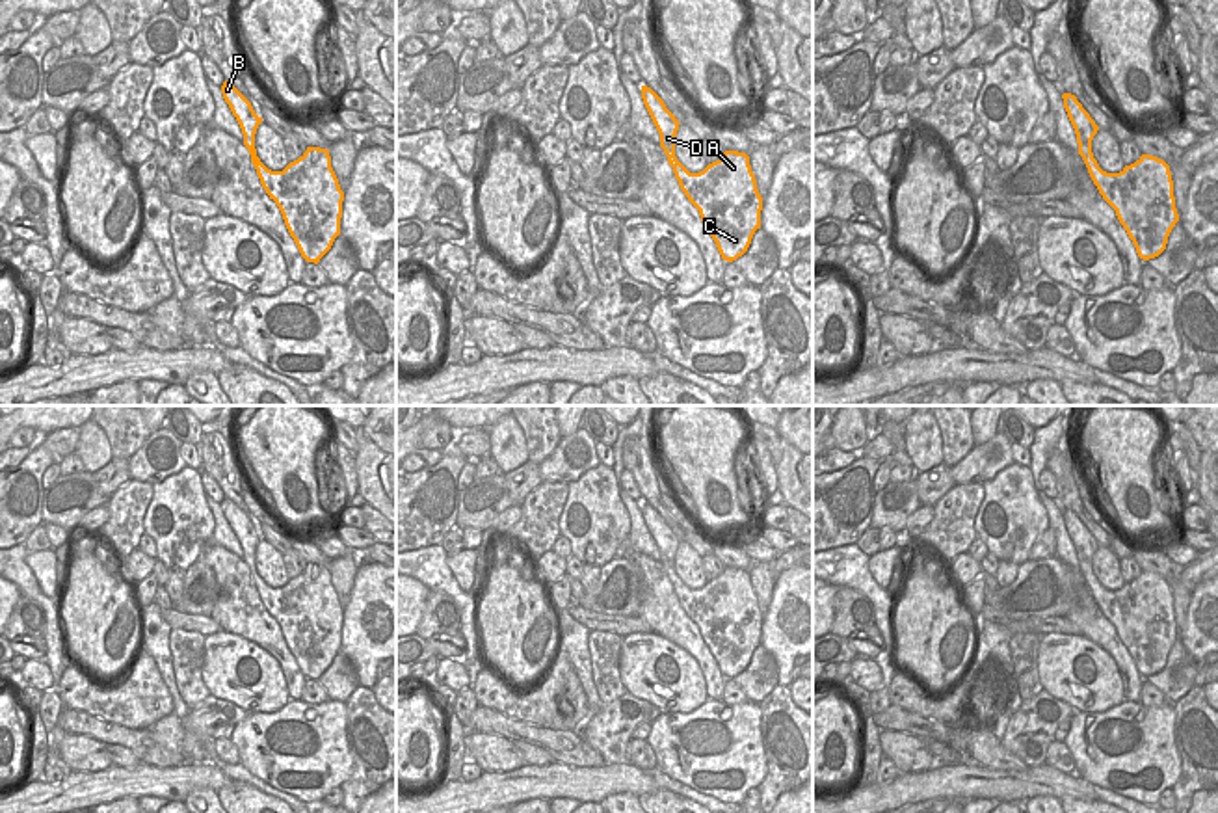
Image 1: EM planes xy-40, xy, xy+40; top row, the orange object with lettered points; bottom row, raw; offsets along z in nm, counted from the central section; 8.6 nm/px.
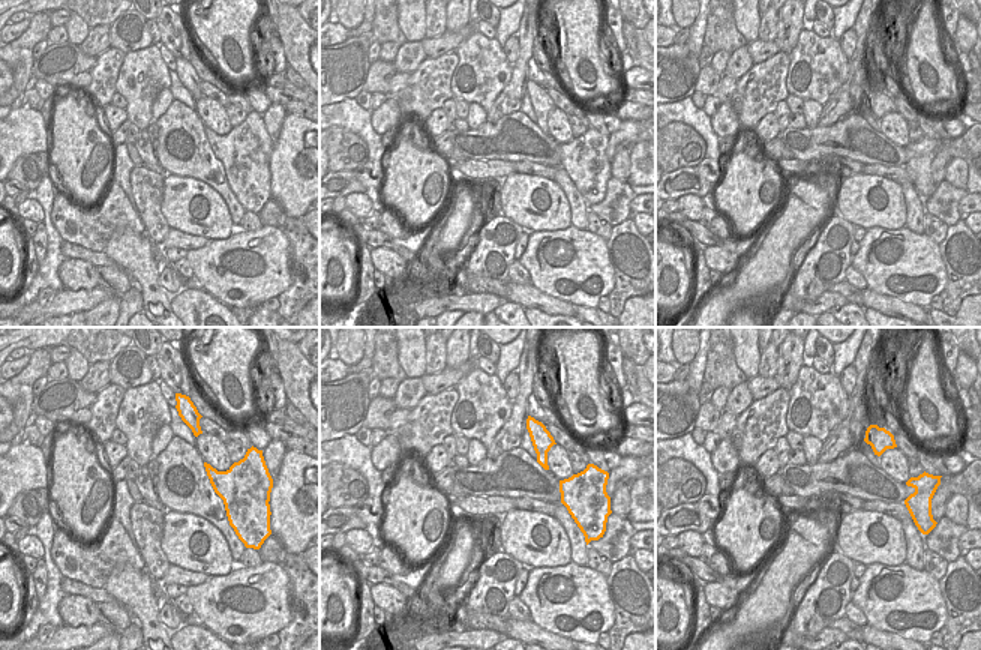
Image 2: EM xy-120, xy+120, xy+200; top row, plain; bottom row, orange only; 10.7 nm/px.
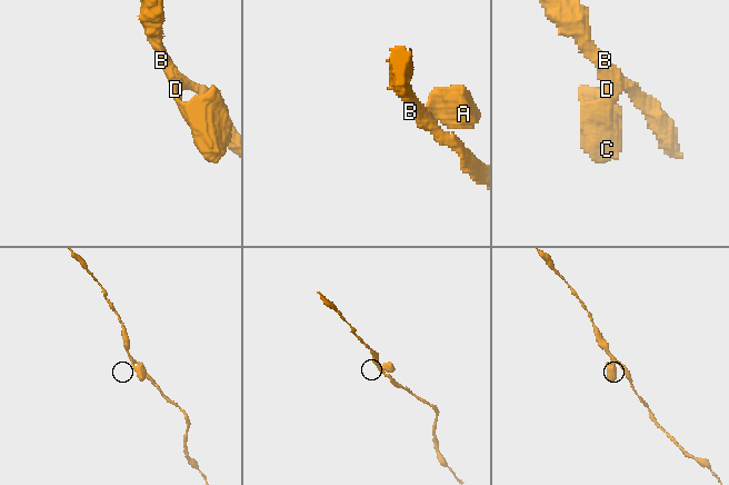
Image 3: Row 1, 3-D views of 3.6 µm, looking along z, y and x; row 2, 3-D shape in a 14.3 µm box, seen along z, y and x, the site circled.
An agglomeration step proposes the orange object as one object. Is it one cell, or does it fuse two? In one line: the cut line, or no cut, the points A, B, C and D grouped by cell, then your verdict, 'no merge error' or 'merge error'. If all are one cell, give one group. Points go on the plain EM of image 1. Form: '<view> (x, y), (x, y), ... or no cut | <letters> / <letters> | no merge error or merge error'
no cut | A B C D | no merge error

